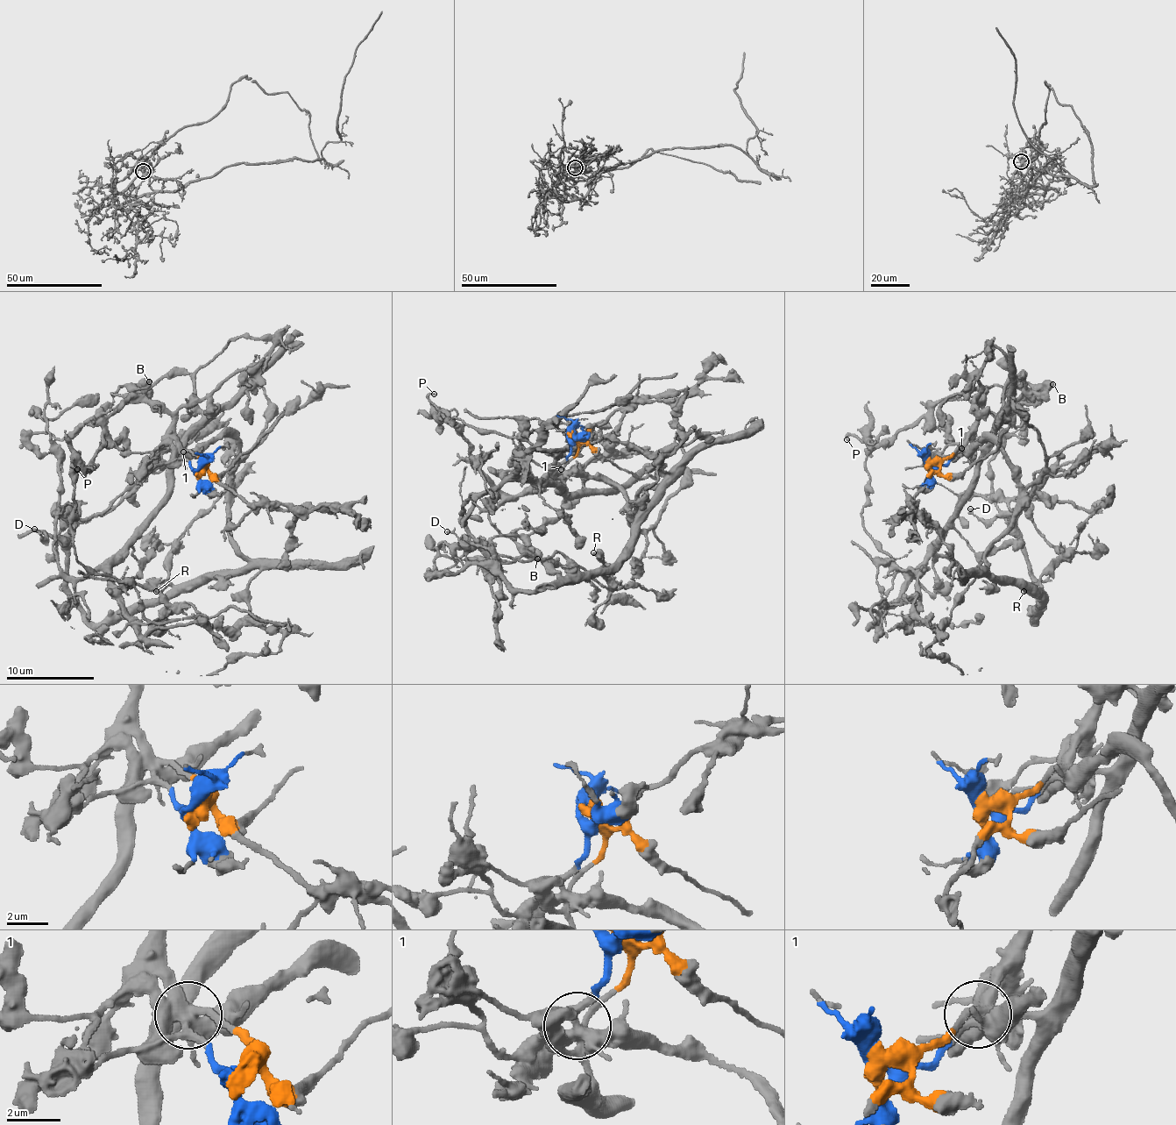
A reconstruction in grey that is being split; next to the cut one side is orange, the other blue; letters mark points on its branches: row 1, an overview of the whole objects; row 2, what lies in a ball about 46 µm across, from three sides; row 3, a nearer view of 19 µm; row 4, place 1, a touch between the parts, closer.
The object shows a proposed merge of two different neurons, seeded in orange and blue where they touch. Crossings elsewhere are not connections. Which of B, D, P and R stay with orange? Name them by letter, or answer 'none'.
none

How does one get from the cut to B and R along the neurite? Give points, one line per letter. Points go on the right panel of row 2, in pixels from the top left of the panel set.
B: (927, 463), (948, 464), (963, 445), (981, 394), (994, 384), (1009, 388), (1017, 381), (1053, 385)
R: (927, 463), (948, 464), (989, 440), (1004, 457), (1019, 513), (985, 558), (998, 577), (1042, 589), (1023, 592)

